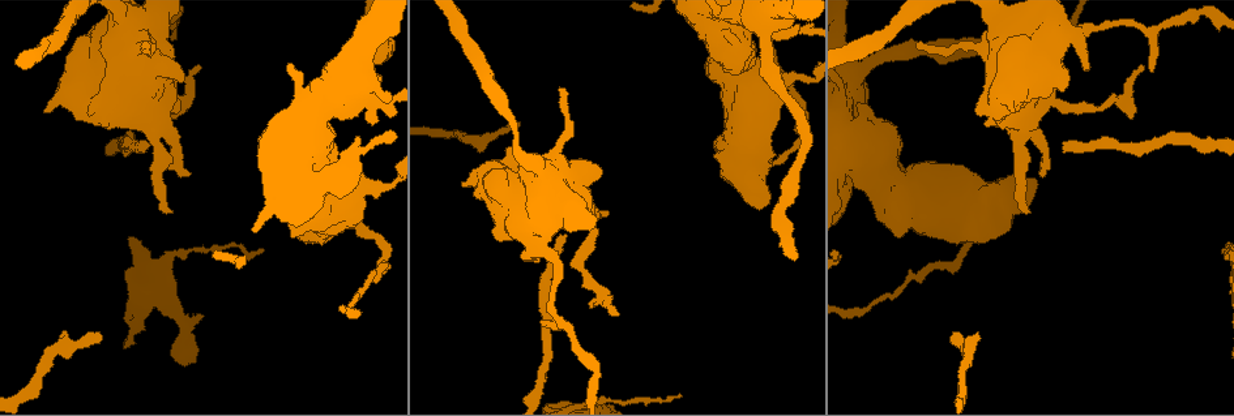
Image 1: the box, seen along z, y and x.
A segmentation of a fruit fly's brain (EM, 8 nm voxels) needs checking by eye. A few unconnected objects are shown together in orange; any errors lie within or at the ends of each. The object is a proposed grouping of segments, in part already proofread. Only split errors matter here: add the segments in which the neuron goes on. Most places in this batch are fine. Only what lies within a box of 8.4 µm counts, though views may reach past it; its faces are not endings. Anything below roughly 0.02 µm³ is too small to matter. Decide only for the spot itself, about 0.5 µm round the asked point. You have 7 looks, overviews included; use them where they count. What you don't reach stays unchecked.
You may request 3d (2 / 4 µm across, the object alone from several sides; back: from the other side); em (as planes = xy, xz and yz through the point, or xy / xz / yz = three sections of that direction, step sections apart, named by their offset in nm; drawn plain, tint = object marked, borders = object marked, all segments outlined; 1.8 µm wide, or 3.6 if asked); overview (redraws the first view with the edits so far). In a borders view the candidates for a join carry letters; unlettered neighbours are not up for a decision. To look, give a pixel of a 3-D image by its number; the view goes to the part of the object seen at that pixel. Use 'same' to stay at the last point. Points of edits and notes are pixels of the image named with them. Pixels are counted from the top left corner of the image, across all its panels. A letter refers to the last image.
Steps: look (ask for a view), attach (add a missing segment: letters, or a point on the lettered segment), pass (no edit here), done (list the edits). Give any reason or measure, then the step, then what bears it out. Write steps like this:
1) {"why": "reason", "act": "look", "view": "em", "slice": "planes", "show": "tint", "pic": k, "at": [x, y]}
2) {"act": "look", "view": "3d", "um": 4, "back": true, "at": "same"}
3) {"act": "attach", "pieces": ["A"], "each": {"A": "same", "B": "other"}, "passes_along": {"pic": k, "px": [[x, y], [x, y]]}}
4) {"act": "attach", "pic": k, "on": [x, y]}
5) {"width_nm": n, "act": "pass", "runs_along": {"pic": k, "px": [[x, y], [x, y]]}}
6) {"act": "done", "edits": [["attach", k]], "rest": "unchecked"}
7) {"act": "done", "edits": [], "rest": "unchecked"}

{"why": "an open end", "act": "look", "view": "em", "slice": "planes", "show": "borders", "pic": 1, "at": [566, 236]}

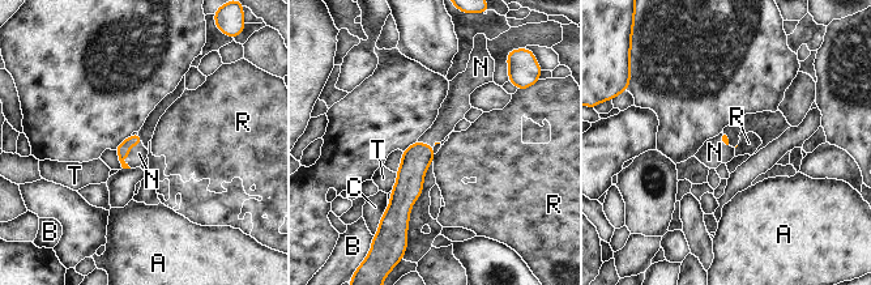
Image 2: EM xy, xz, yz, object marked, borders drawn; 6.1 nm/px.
{"act": "attach", "pieces": ["N"], "each": {"A": "other", "B": "other", "C": "other", "N": "same", "R": "other", "T": "other"}, "passes_along": {"pic": 2, "px": [[123, 149], [128, 152], [139, 153]]}, "found": "the neuron continues"}

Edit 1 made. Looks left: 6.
{"why": "an open end", "act": "look", "view": "3d", "um": 2, "pic": 1, "at": [918, 44]}

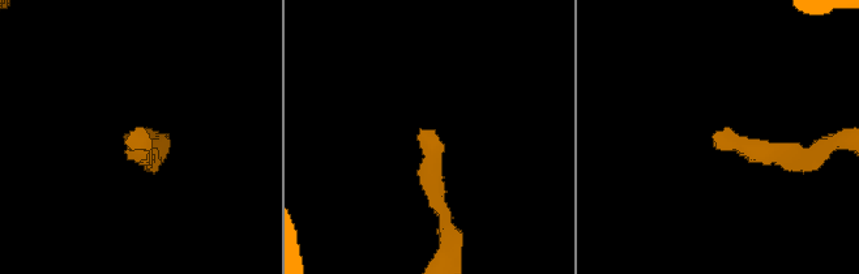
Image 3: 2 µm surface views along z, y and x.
{"act": "look", "view": "em", "slice": "xz", "step": 16, "show": "borders", "pic": 3, "at": [423, 131]}

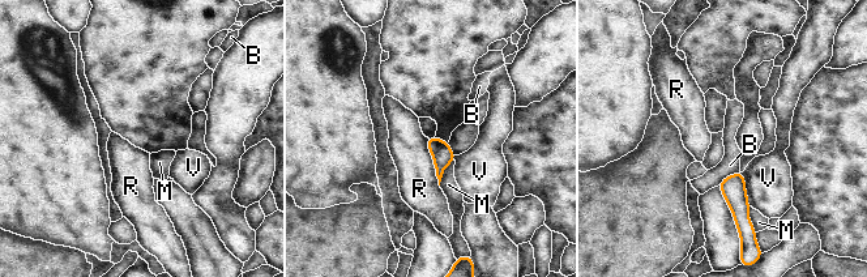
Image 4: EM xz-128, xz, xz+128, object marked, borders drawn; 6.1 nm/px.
{"act": "look", "view": "em", "slice": "planes", "show": "borders", "at": "same"}

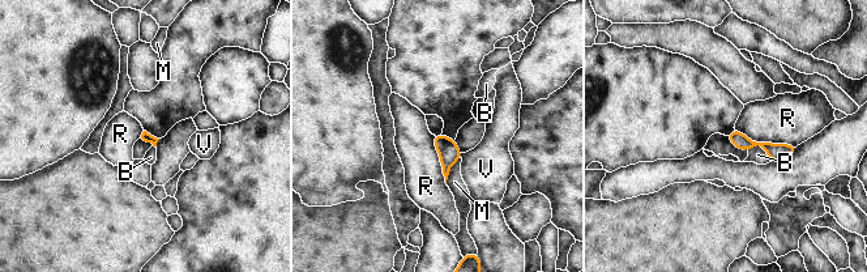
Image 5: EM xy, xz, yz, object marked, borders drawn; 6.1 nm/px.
{"longest_contact_nm": ["R", 400], "act": "pass", "each": {"B": "other", "M": "other", "R": "other", "V": "other"}, "runs_along": {"pic": 5, "px": [[731, 136], [772, 149], [793, 148]]}, "found": "none of them fits"}

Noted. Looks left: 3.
{"act": "done", "edits": [["attach", 2]], "rest": "unchecked"}

